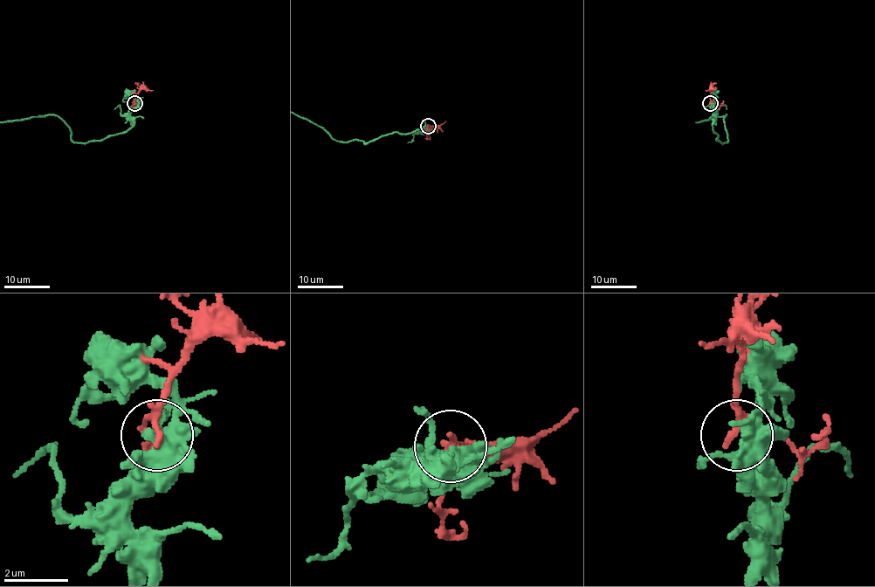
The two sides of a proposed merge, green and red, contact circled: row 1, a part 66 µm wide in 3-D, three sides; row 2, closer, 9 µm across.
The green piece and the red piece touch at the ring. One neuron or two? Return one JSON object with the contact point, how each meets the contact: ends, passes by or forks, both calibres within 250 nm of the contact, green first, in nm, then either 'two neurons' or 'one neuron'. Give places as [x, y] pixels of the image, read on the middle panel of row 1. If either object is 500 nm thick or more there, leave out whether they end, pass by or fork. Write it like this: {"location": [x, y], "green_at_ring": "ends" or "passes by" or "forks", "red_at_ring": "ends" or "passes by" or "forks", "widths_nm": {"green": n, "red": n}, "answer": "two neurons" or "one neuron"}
{"location": [428, 126], "green_at_ring": "forks", "red_at_ring": "passes by", "widths_nm": {"green": 480, "red": 180}, "answer": "two neurons"}

